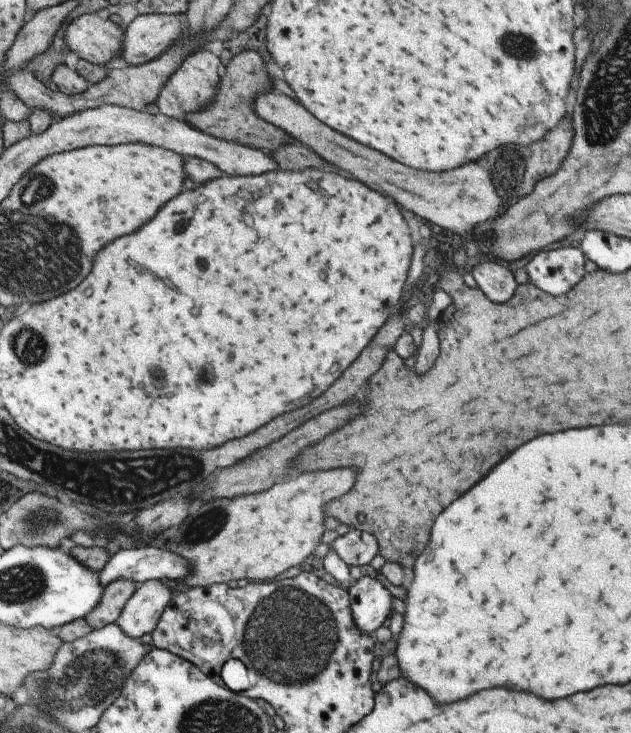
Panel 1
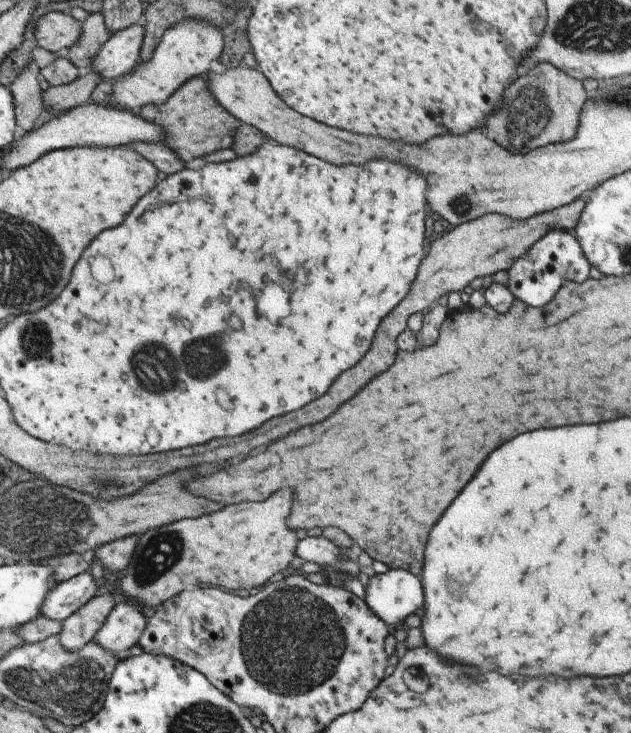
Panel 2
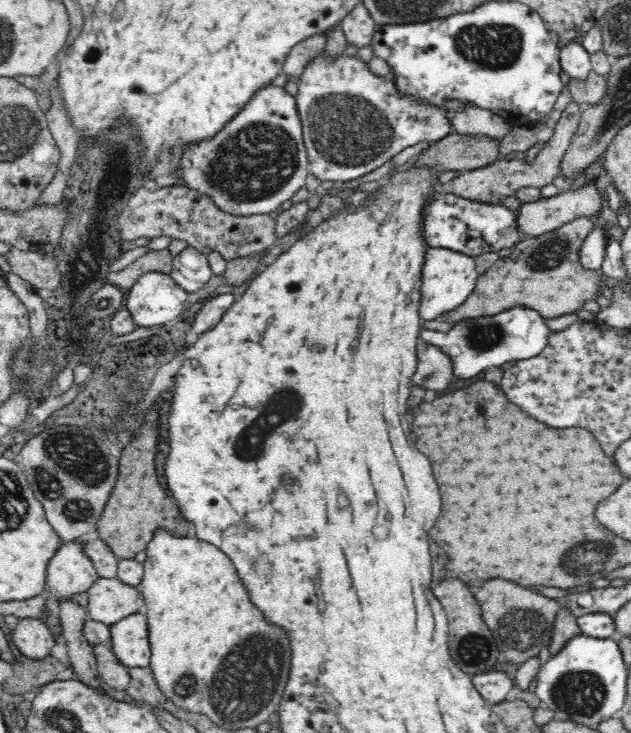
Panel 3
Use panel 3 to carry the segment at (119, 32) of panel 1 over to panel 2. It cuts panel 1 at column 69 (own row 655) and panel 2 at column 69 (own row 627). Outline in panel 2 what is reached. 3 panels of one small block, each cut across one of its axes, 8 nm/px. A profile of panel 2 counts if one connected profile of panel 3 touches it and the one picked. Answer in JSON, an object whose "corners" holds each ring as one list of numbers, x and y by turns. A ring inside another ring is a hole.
{"corners":[[52,11,44,14,36,24,34,36,38,46,58,52,61,49,76,46,82,34,82,23,72,17,68,11]]}

